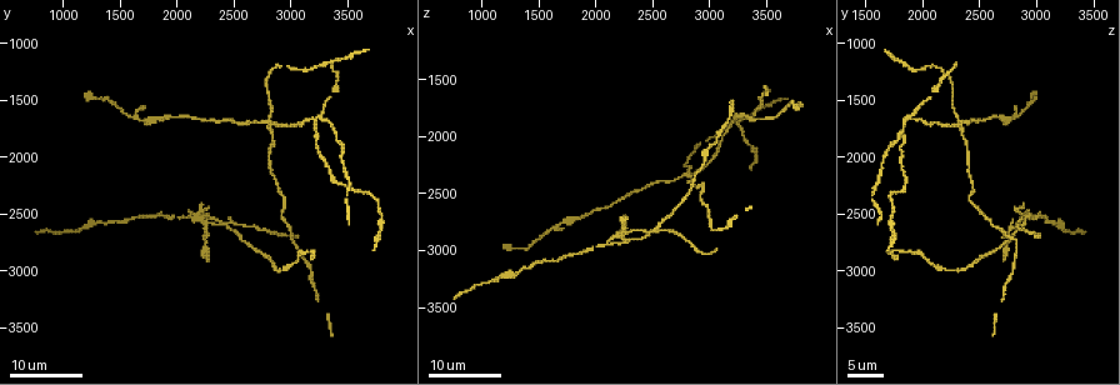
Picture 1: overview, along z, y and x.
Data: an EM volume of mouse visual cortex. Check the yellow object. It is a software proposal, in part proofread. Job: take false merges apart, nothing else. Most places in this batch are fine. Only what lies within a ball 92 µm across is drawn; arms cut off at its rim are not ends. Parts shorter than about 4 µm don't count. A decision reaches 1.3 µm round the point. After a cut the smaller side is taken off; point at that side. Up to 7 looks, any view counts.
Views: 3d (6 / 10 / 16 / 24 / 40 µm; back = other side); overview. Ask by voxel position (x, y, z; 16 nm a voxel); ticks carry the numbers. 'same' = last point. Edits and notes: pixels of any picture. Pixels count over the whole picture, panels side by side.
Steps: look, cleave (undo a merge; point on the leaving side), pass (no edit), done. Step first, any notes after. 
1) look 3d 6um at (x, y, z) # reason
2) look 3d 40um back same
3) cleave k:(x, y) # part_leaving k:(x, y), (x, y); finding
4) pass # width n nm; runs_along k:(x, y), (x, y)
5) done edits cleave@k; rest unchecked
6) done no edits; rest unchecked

look 3d 16um at (2260, 2520, 2900) # small branch off a trunk

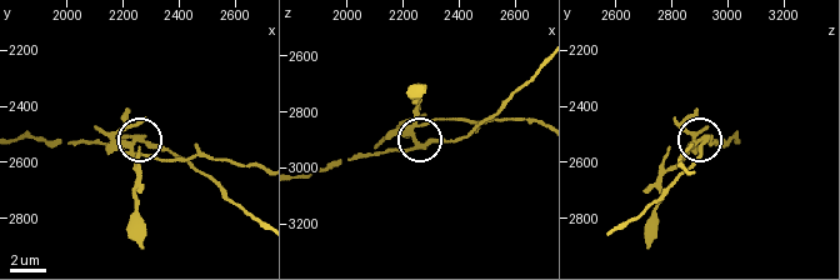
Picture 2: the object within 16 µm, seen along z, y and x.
look 3d 10um at (2260, 2510, 2920)

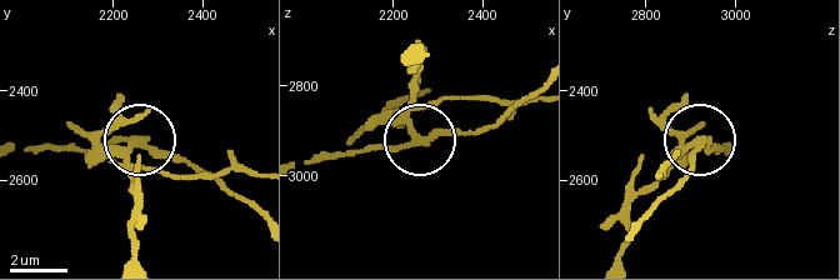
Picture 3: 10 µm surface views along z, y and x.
look 3d 6um at (2255, 2515, 2930)

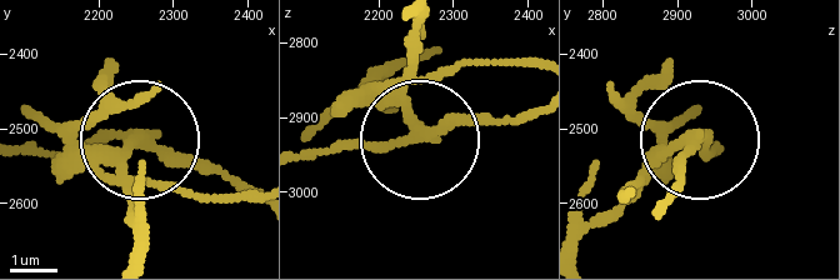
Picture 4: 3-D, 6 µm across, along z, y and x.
cleave 4:(64, 160) # width 190 nm; part_leaving 4:(413, 115), (409, 95), (425, 79), (533, 59); two neurons meet here

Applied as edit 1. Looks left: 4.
look 3d 24um at (3220, 1680, 1860) # four-way junction

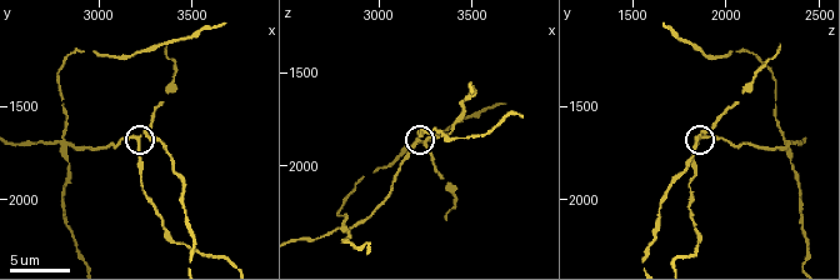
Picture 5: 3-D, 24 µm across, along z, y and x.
look 3d 6um at (3220, 1660, 1860)

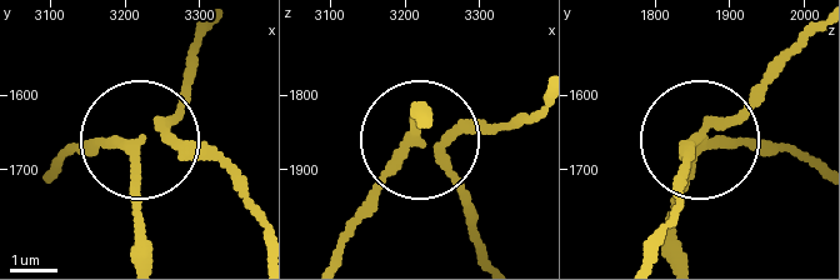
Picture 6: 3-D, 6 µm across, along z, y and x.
cleave 6:(228, 165) # width 180 nm; part_leaving 6:(169, 133), (213, 156), (253, 215); a second neuron is stuck on

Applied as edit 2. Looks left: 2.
look 3d 10um at (2840, 1700, 2320) # four arms meet

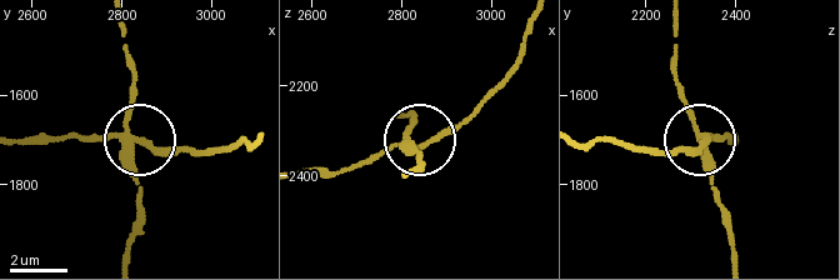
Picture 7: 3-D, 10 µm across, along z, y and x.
cleave 7:(136, 180) # side_arm 32 um; part_leaving 7:(124, 141), (139, 196), (131, 254); two neurons meet here

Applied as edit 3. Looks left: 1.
done edits cleave@4, cleave@6, cleave@7; rest unchecked

